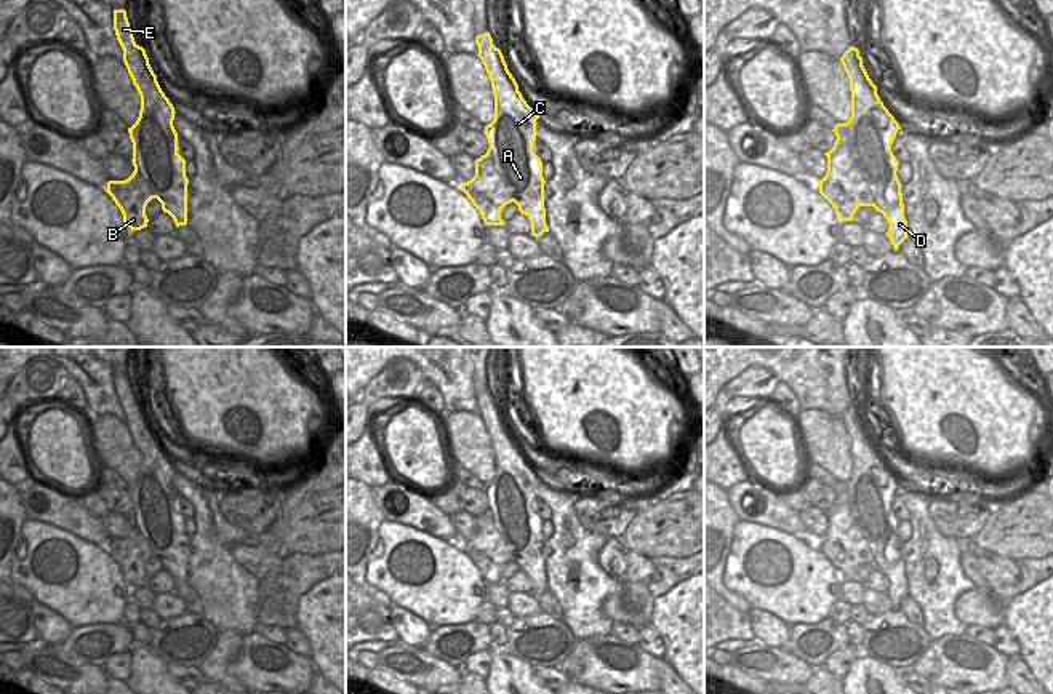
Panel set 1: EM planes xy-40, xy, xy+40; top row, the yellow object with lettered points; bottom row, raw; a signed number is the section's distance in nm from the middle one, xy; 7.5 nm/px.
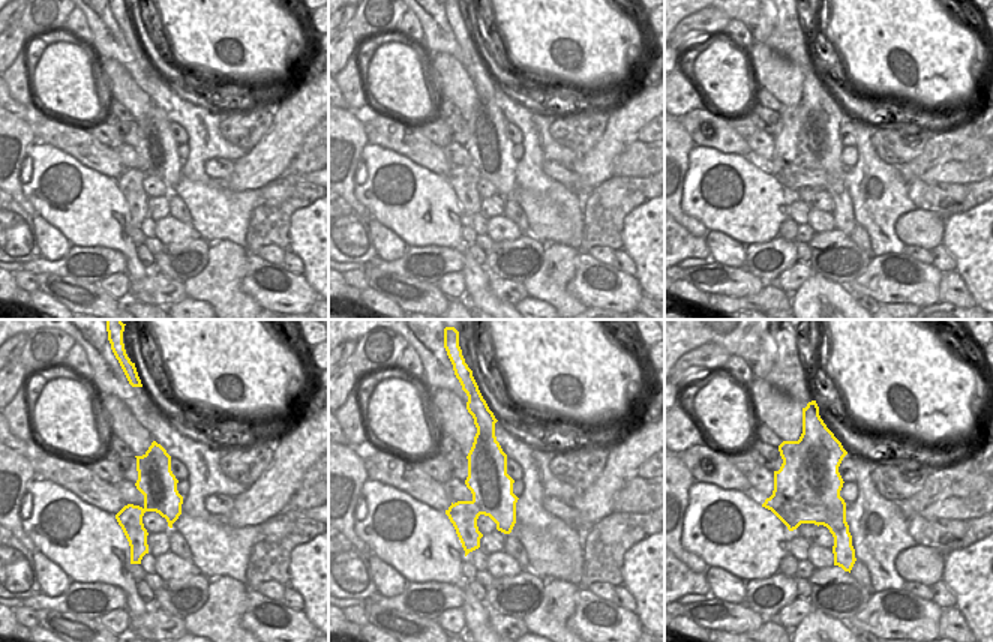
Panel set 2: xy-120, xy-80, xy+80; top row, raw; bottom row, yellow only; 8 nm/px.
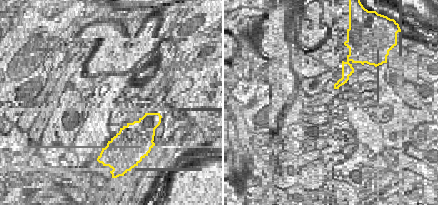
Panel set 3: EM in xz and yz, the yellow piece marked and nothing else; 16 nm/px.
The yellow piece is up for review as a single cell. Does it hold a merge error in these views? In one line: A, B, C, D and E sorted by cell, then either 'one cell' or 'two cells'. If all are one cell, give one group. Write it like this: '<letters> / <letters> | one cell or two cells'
A C D E / B | two cells

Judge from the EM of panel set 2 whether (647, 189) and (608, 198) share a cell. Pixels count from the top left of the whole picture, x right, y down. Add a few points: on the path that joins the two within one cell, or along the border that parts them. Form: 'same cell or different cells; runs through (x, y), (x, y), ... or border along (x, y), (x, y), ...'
same cell; runs through (638, 189), (617, 197)

